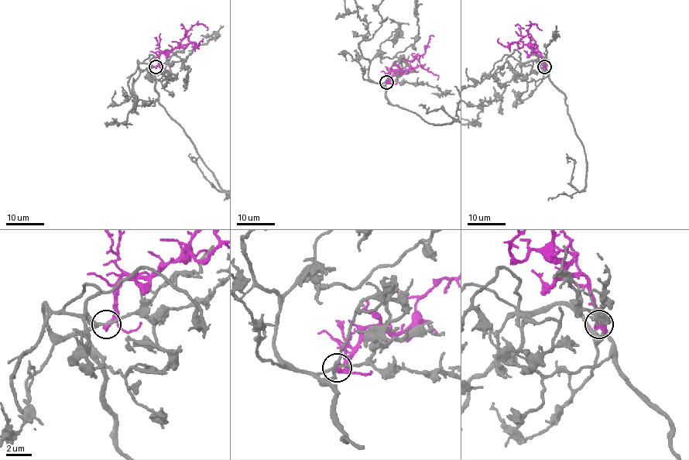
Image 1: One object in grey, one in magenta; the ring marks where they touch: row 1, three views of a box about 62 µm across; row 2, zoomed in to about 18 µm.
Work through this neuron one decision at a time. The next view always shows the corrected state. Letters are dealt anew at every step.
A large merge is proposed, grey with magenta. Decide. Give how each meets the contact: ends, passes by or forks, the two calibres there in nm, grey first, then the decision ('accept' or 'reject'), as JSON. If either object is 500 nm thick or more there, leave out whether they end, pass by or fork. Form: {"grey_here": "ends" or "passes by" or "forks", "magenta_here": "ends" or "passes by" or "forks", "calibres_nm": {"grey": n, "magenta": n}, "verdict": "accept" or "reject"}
{"grey_here": "passes by", "magenta_here": "passes by", "calibres_nm": {"grey": 200, "magenta": 280}, "verdict": "reject"}

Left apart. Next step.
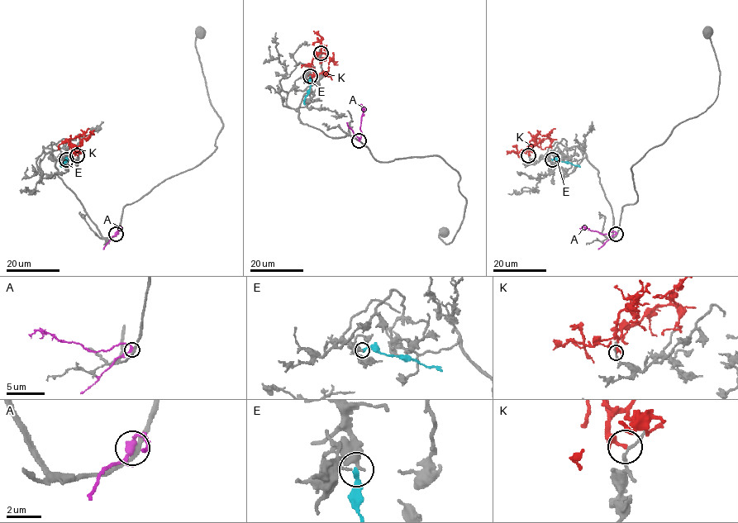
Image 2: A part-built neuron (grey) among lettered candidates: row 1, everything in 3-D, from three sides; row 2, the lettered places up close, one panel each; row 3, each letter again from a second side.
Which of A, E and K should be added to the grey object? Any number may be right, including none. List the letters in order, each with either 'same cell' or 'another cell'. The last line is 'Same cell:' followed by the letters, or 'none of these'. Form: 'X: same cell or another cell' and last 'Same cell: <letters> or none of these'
A: another cell
E: another cell
K: another cell
Same cell: none of these

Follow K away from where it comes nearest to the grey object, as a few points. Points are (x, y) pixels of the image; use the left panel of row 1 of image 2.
K: (78, 155), (68, 140), (88, 129)

